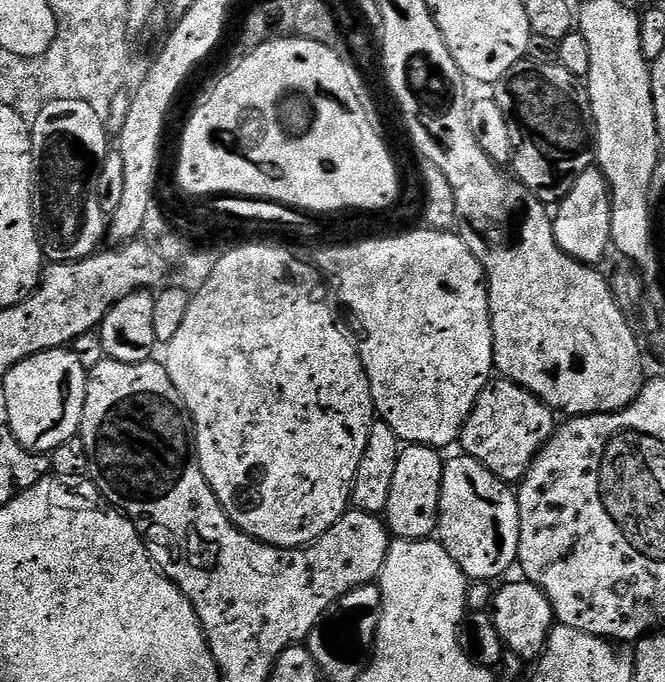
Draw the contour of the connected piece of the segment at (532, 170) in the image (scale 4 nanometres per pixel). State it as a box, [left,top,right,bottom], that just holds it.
[494,58,596,206]

